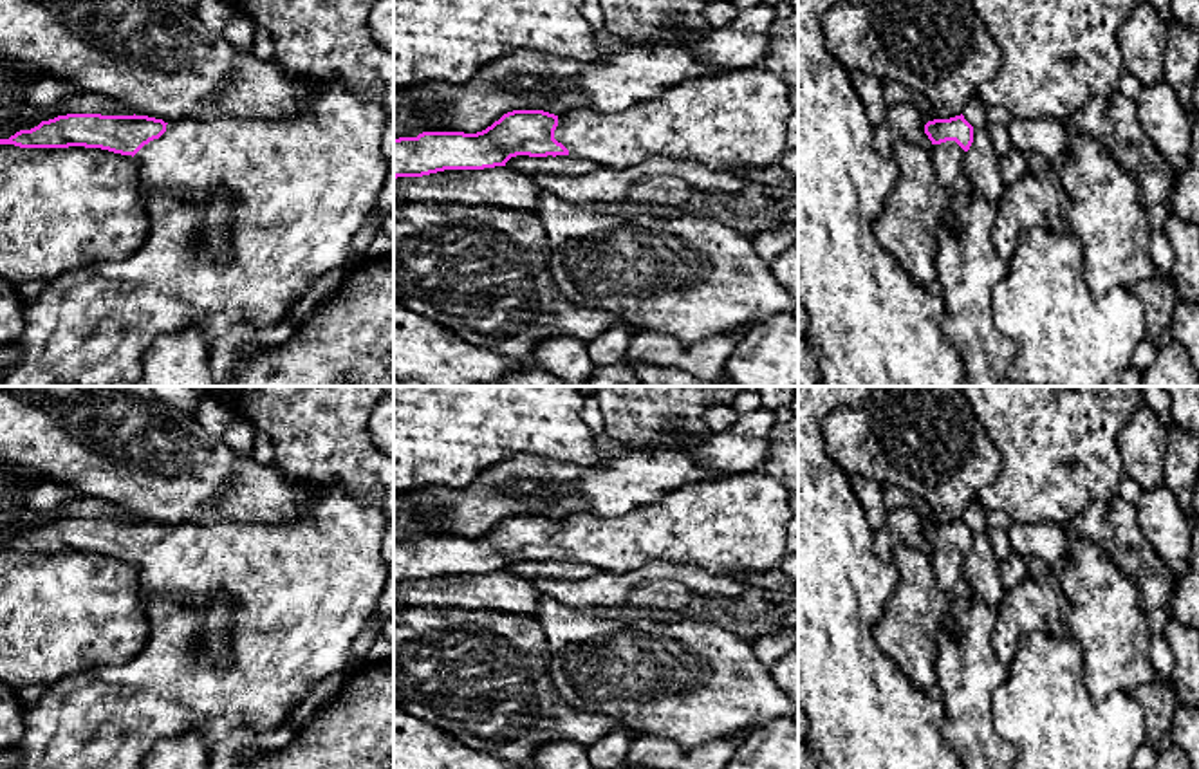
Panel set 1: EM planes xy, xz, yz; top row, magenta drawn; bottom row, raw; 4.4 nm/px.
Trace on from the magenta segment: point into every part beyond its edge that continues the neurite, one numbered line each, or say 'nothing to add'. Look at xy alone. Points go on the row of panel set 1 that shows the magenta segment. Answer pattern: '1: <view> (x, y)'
1: xy (304, 185)

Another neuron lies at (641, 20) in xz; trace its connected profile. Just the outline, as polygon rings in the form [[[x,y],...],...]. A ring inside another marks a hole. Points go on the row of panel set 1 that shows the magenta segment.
[[[600,0],[600,2],[607,29],[623,38],[646,43],[665,40],[668,36],[665,29],[670,25],[684,27],[692,34],[706,32],[711,25],[704,16],[702,7],[708,2],[731,2],[731,0]]]

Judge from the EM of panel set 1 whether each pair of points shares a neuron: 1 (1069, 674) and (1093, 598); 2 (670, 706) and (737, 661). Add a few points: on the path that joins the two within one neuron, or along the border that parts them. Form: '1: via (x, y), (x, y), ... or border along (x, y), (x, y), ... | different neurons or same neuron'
1: border along (1068, 634), (1080, 647), (1082, 681), (1086, 686) | different neurons
2: via (687, 697), (712, 686), (721, 677) | same neuron

